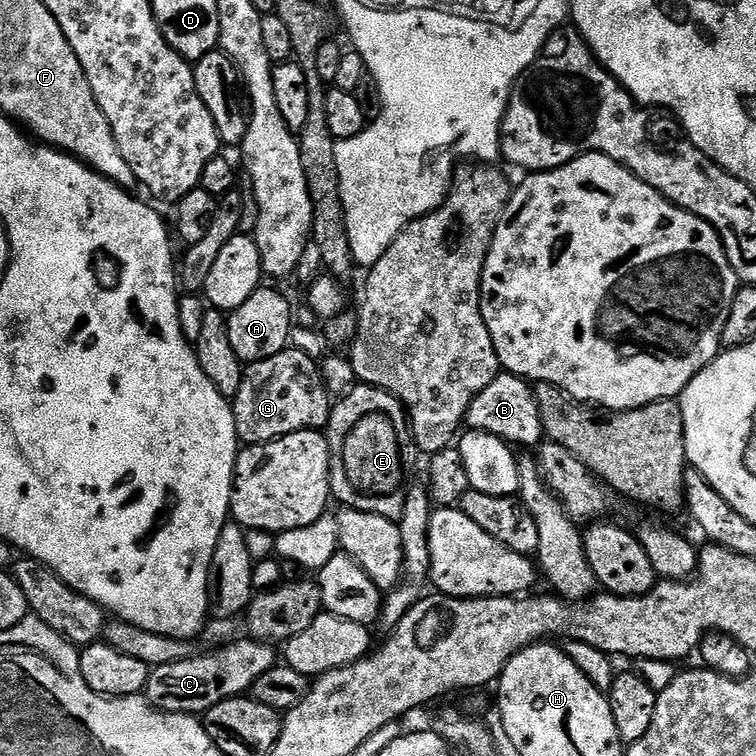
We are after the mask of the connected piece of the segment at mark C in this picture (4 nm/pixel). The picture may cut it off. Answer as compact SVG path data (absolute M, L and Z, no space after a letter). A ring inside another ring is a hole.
M236 640L217 652L208 652L205 656L193 655L182 662L158 666L148 673L146 699L153 708L162 712L186 712L203 714L209 712L218 702L232 696L243 696L266 674L266 670L277 667L278 652L271 643L262 640Z

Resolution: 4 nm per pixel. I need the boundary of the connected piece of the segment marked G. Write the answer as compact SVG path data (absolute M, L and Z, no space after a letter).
M289 346L283 352L274 354L274 358L266 358L262 362L247 365L242 378L242 386L238 386L238 394L231 401L236 427L236 439L241 445L265 444L271 440L282 438L295 432L324 430L332 416L333 397L328 395L328 387L320 377L320 365L315 359L302 350Z

